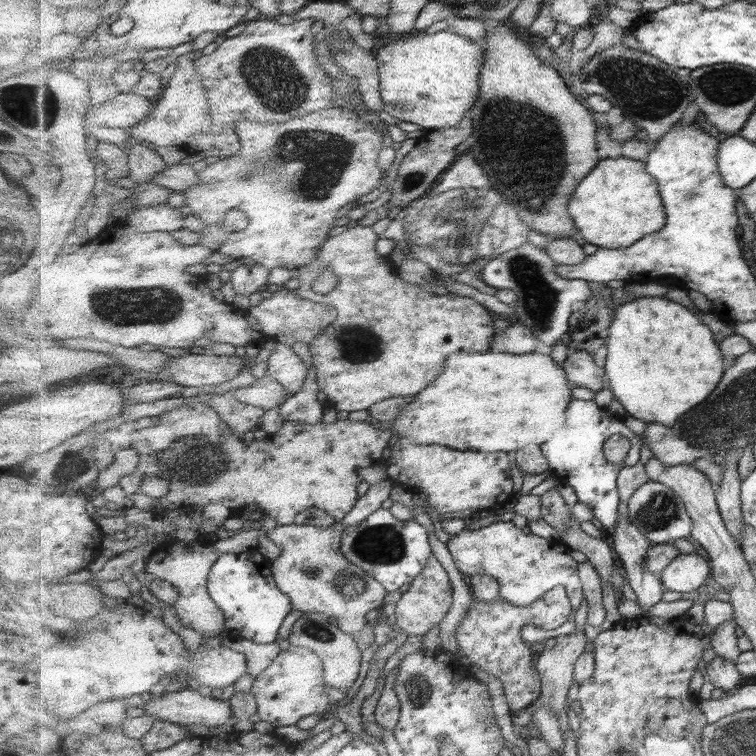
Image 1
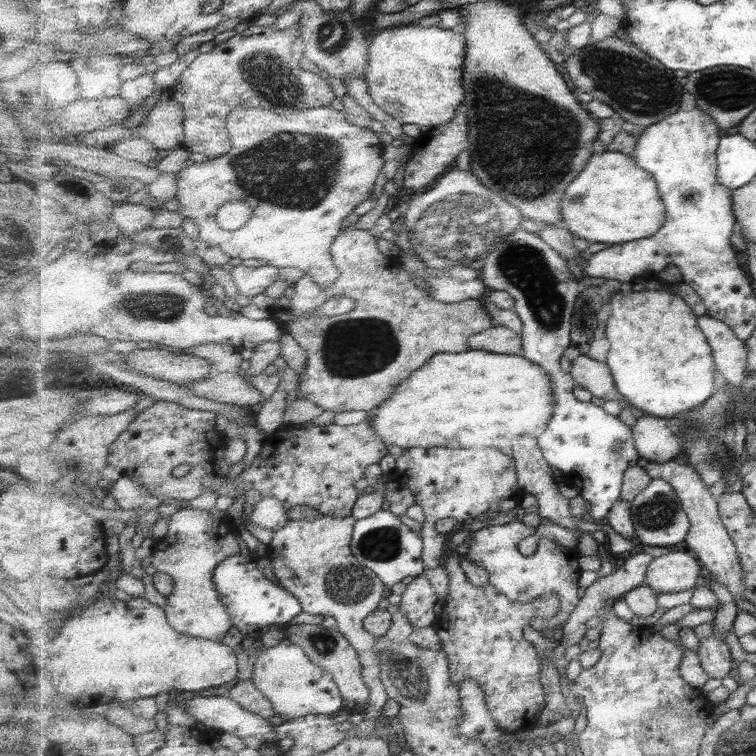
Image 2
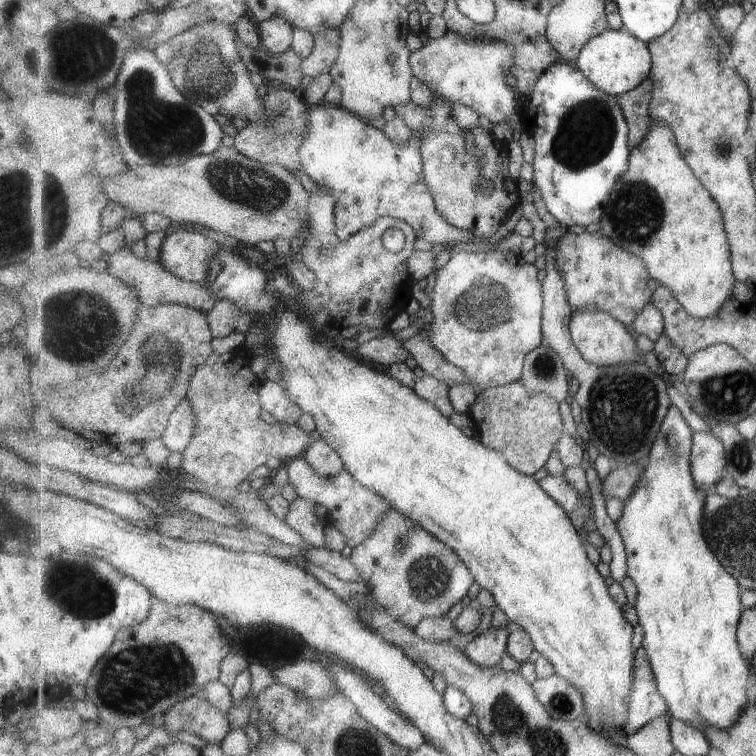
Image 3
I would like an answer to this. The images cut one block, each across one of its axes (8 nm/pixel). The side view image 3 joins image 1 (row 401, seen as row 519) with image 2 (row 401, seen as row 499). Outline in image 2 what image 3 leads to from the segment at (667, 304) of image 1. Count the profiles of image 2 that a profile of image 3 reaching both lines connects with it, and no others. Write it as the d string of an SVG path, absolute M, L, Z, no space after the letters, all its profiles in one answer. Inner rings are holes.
M646 285L639 289L621 288L608 304L613 312L606 322L606 339L611 342L606 362L616 378L616 388L633 407L649 415L671 418L698 409L716 396L719 390L715 388L715 371L718 369L714 353L687 301L676 293L661 291L661 287Z

